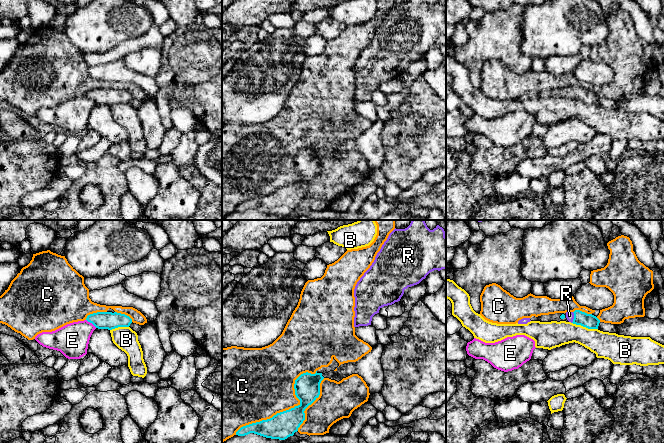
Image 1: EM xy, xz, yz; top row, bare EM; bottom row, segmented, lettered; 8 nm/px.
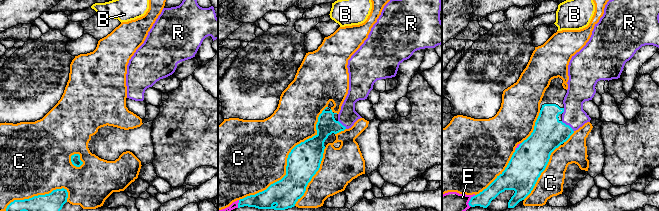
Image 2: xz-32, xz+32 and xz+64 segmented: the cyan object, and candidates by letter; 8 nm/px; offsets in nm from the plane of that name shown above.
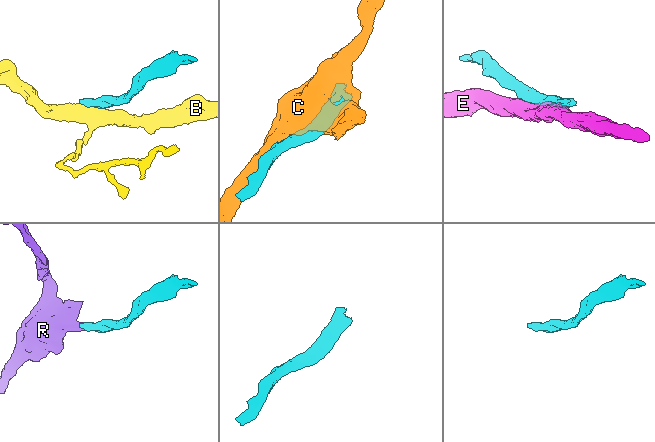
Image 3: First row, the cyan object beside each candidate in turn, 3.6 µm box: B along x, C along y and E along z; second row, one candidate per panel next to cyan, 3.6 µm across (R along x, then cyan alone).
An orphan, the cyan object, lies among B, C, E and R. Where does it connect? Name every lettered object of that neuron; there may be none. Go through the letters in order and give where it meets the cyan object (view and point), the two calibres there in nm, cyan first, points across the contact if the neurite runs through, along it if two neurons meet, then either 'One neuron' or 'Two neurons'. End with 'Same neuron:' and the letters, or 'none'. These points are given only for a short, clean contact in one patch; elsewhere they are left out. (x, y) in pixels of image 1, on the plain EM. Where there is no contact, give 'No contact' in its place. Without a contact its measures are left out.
B: Touches cyan at yz (585, 102). Thickness 120 nm (cyan) against 220 nm. Boundary: yz (572, 98), (597, 105). Two neurons
C: Touches cyan at xz (289, 185). Thickness 200 nm (cyan) against 440 nm. Two neurons
E: Touches cyan at xy (91, 98). Thickness 140 nm (cyan) against 260 nm. Two neurons
R: Touches cyan at yz (574, 93). Thickness 120 nm (cyan) against 60 nm. Path across: yz (589, 97), (574, 93), (569, 91). One neuron
Same neuron: R

